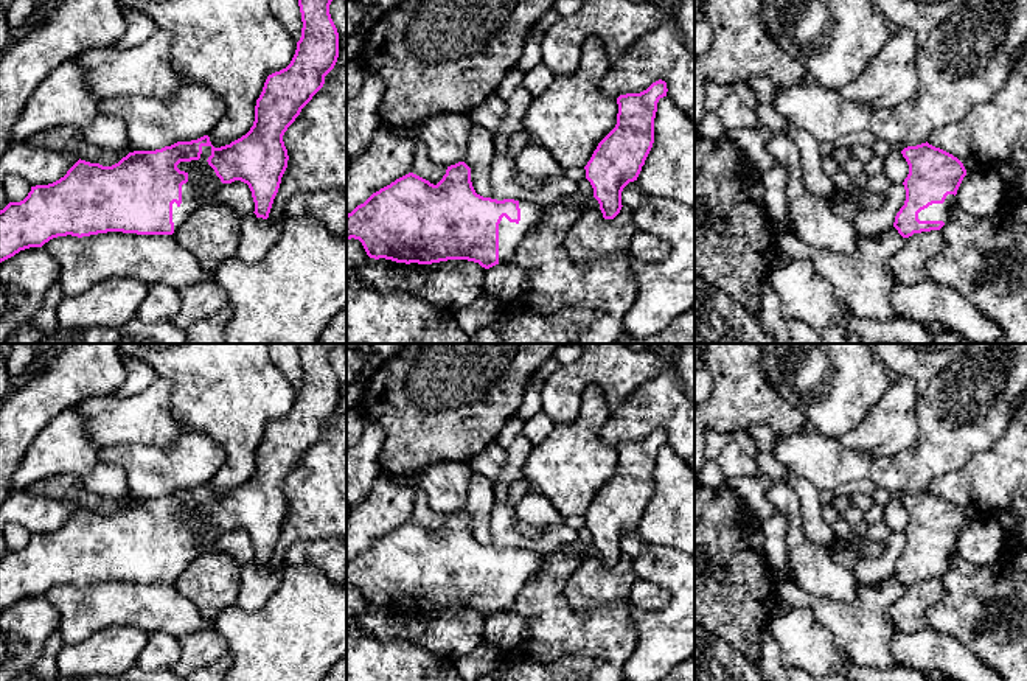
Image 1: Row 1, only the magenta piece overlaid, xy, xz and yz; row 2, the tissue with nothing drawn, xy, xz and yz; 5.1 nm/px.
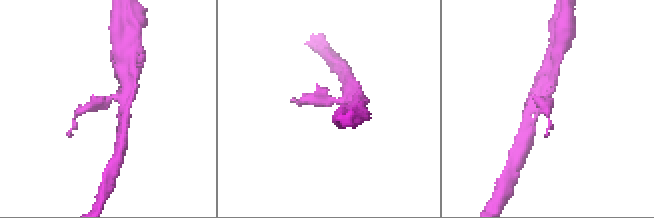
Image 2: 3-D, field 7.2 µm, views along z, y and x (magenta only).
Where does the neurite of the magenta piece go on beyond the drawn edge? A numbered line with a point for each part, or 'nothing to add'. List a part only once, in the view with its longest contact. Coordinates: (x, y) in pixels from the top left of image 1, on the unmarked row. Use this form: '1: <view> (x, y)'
1: xz (510, 582)

